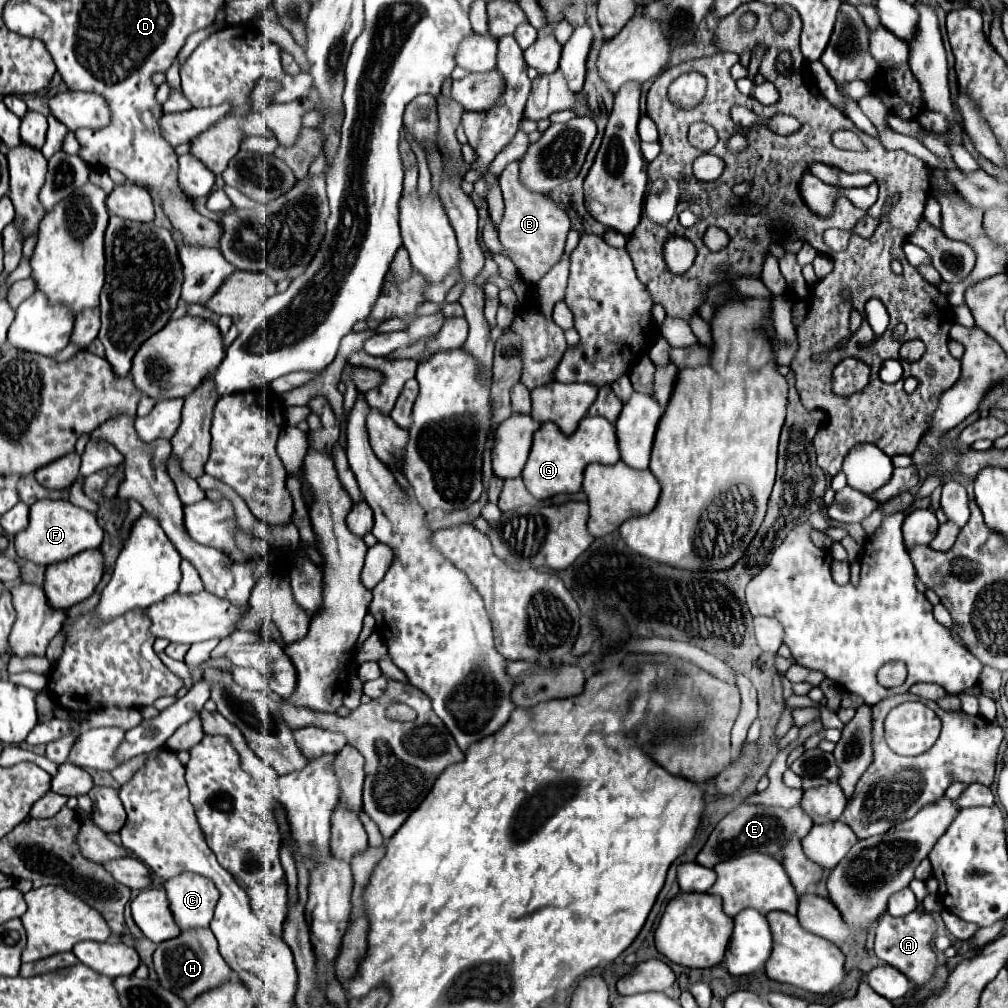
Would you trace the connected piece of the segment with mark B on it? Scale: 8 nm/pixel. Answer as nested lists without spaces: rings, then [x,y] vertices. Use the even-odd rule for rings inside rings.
[[[518,161],[510,163],[500,175],[500,187],[504,193],[504,215],[498,225],[500,243],[506,257],[518,267],[522,281],[528,287],[536,287],[538,281],[562,259],[566,247],[566,235],[570,231],[570,219],[566,211],[548,195],[528,193],[518,177]],[[506,173],[506,175],[504,175]]]

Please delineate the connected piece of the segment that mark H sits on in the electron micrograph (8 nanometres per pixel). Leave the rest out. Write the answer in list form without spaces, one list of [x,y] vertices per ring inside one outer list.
[[[204,929],[204,933],[182,933],[160,943],[154,951],[154,969],[160,985],[178,995],[186,1005],[190,1005],[198,995],[224,985],[224,981],[228,983],[232,977],[232,969],[220,957],[216,937],[212,937],[210,929]]]

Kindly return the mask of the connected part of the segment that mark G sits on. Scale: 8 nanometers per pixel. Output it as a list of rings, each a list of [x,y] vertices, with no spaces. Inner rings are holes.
[[[586,415],[578,429],[572,435],[564,435],[556,423],[542,423],[540,429],[534,433],[534,443],[532,443],[532,451],[530,457],[526,461],[526,467],[522,471],[524,477],[524,485],[526,489],[536,497],[536,499],[548,499],[552,495],[558,493],[578,493],[582,489],[582,473],[586,469],[588,463],[604,463],[604,465],[612,465],[616,461],[620,461],[620,449],[618,449],[618,439],[616,439],[616,429],[610,421],[606,421],[604,417],[592,417]]]

